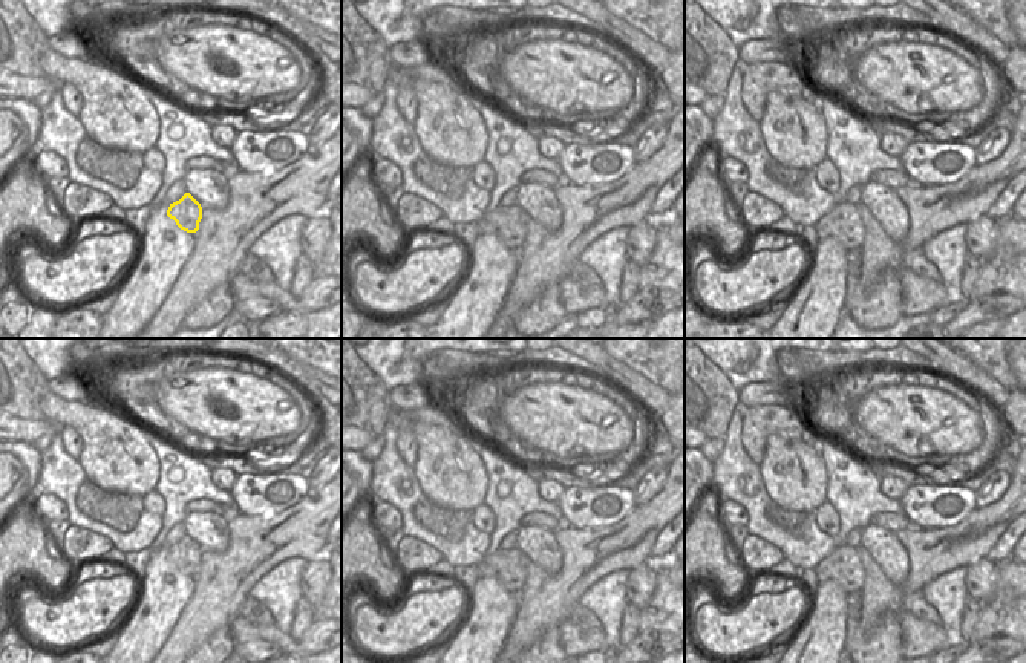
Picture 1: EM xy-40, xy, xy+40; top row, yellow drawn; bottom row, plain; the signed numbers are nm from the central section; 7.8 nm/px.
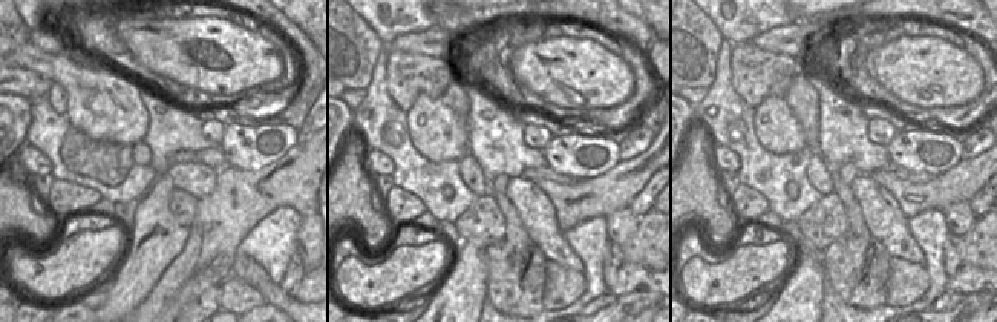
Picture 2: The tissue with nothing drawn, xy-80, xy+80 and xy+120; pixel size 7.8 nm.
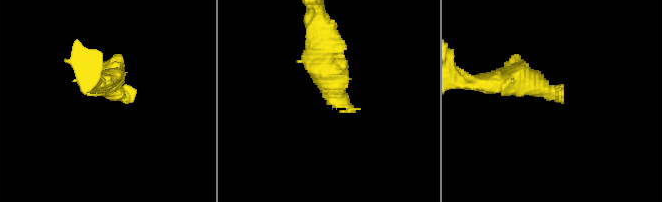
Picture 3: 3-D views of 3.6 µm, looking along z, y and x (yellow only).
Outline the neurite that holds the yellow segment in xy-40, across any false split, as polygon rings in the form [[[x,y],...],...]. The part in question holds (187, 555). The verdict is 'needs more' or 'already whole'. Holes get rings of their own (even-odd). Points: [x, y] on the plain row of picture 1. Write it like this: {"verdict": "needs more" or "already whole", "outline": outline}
{"verdict": "needs more", "outline": [[[191,511],[182,524],[187,536],[170,547],[167,559],[181,573],[196,576],[204,551],[224,551],[227,548],[230,537],[228,521],[217,513]]]}

